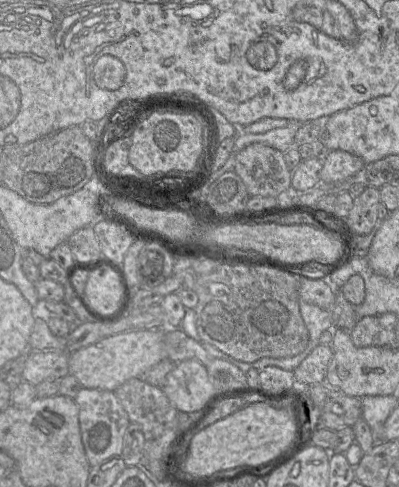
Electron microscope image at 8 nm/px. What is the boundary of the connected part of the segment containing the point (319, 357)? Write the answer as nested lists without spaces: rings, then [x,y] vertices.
[[[319,344],[293,371],[296,385],[322,383],[326,378],[331,359],[331,346]]]

